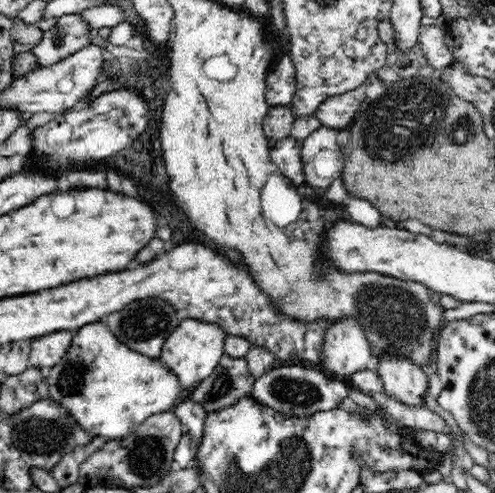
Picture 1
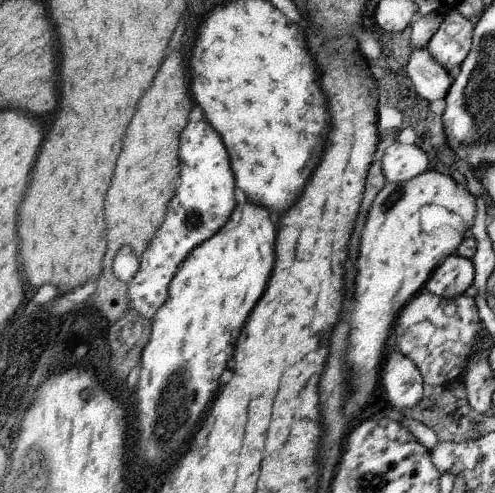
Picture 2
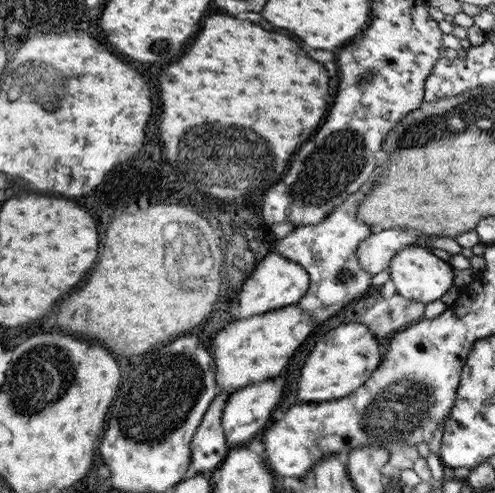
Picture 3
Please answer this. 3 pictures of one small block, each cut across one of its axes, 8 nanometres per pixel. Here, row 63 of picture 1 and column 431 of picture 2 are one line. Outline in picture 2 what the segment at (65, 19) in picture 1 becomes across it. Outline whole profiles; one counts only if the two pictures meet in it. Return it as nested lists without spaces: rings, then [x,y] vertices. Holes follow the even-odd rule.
[[[451,10],[443,16],[441,26],[427,42],[425,50],[429,52],[435,64],[449,72],[449,76],[457,74],[457,68],[469,54],[473,42],[473,28],[475,24],[471,20],[467,20],[457,10]]]

